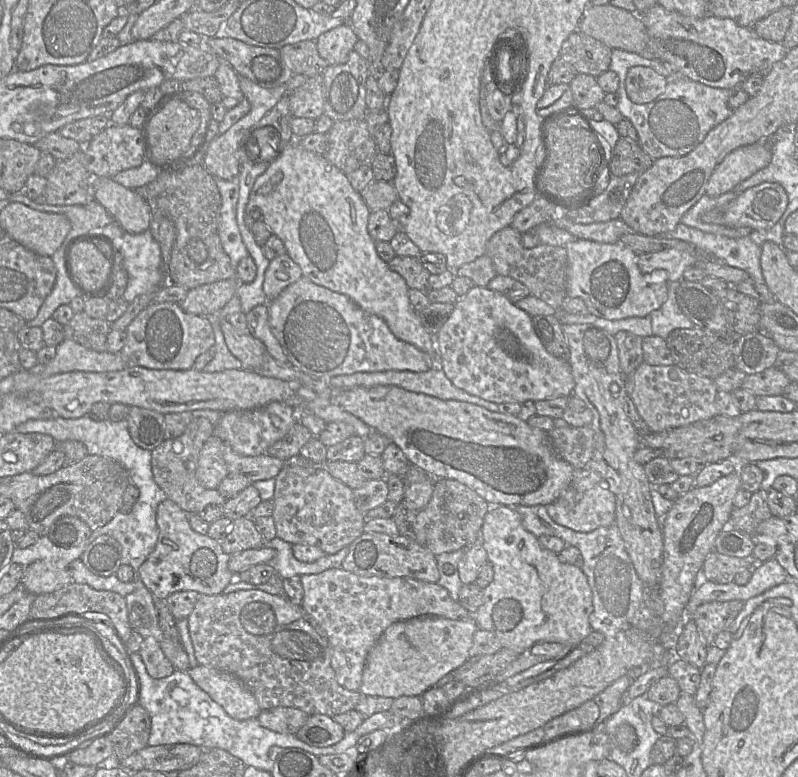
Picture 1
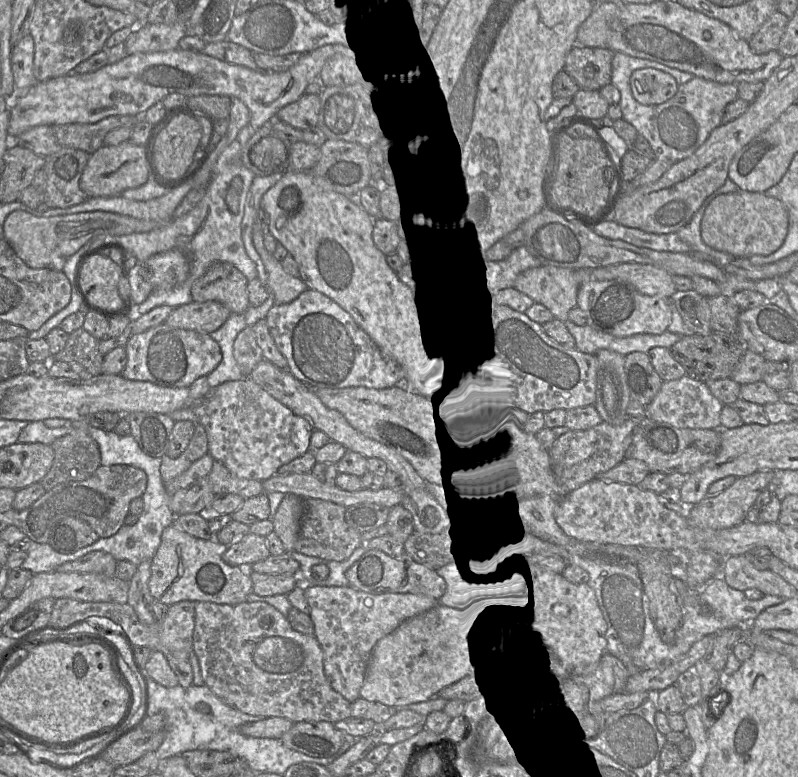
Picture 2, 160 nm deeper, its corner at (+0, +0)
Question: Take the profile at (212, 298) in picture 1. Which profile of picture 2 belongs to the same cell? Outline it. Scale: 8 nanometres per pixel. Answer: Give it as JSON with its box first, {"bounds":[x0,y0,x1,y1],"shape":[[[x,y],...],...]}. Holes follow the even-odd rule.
{"bounds":[165,301,230,334],"shape":[[[192,301],[190,304],[175,308],[166,319],[165,324],[172,328],[210,334],[219,329],[230,314],[230,311],[219,302]]]}

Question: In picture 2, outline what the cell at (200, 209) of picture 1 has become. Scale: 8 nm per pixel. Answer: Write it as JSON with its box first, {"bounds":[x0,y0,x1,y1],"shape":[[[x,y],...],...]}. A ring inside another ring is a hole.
{"bounds":[191,262,250,315],"shape":[[[215,262],[193,282],[191,296],[195,302],[216,301],[223,304],[230,313],[244,315],[250,306],[247,283],[247,278],[235,266],[227,262]]]}

